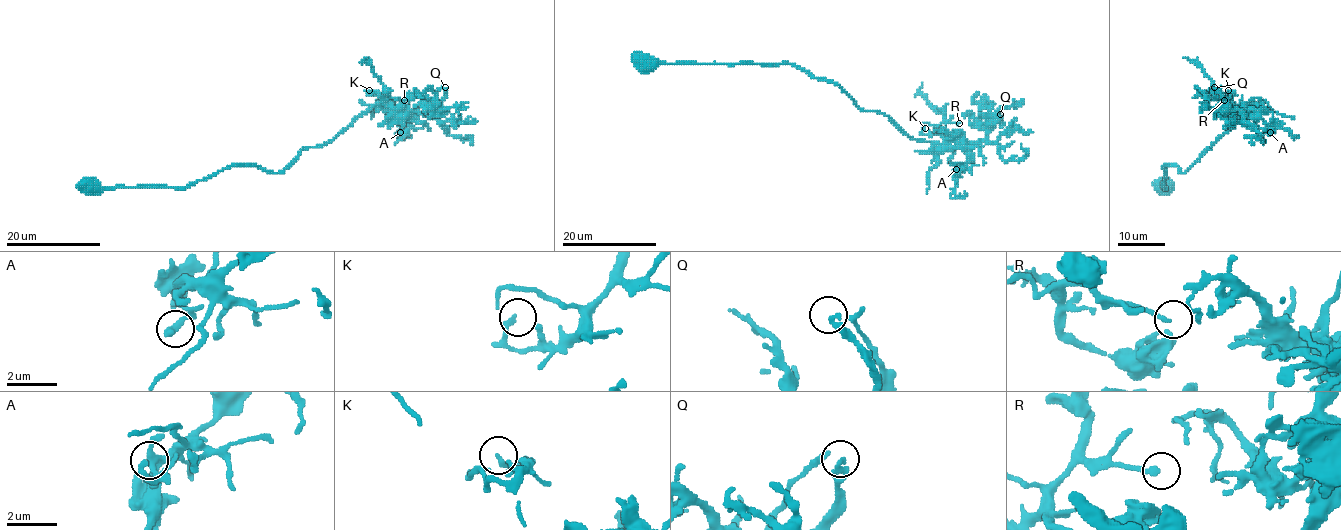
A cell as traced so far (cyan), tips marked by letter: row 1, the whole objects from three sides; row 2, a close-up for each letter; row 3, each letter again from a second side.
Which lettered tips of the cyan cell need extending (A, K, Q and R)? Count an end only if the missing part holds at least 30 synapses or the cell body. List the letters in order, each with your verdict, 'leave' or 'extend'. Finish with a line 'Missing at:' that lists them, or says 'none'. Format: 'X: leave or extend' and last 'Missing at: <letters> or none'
A: leave
K: leave
Q: leave
R: leave
Missing at: none

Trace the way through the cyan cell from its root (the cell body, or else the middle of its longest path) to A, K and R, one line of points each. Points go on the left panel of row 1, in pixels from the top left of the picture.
A: (92, 187), (188, 188), (233, 165), (281, 172), (303, 149), (332, 142), (379, 104), (412, 117), (400, 132)
K: (92, 187), (188, 188), (233, 165), (281, 172), (303, 149), (332, 142), (373, 106), (389, 105), (369, 90)
R: (92, 187), (188, 188), (233, 165), (281, 172), (303, 149), (388, 106), (384, 95), (404, 100)

